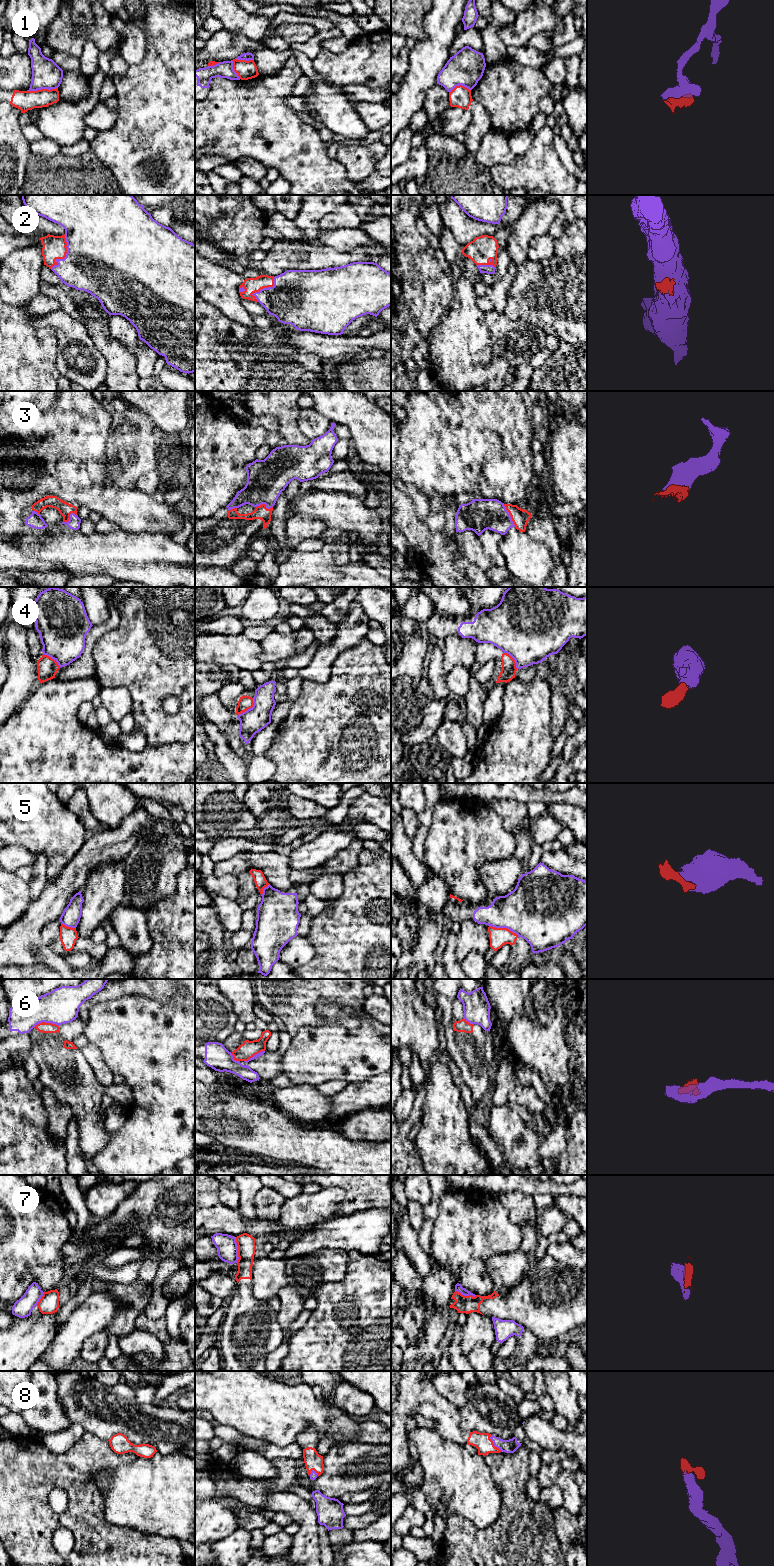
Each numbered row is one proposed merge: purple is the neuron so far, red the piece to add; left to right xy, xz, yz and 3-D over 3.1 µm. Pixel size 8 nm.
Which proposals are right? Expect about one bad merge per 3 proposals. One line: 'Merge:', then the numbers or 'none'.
Merge: 2, 3, 8

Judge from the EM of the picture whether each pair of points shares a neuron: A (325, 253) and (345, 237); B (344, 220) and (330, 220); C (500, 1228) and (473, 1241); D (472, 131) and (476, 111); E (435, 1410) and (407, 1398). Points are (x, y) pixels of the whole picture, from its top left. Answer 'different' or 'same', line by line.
A: different
B: same
C: same
D: same
E: same

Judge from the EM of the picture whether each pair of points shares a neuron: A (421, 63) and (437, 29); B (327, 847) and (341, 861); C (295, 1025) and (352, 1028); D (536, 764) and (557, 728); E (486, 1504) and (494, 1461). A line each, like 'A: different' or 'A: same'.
A: same
B: different
C: different
D: different
E: different

